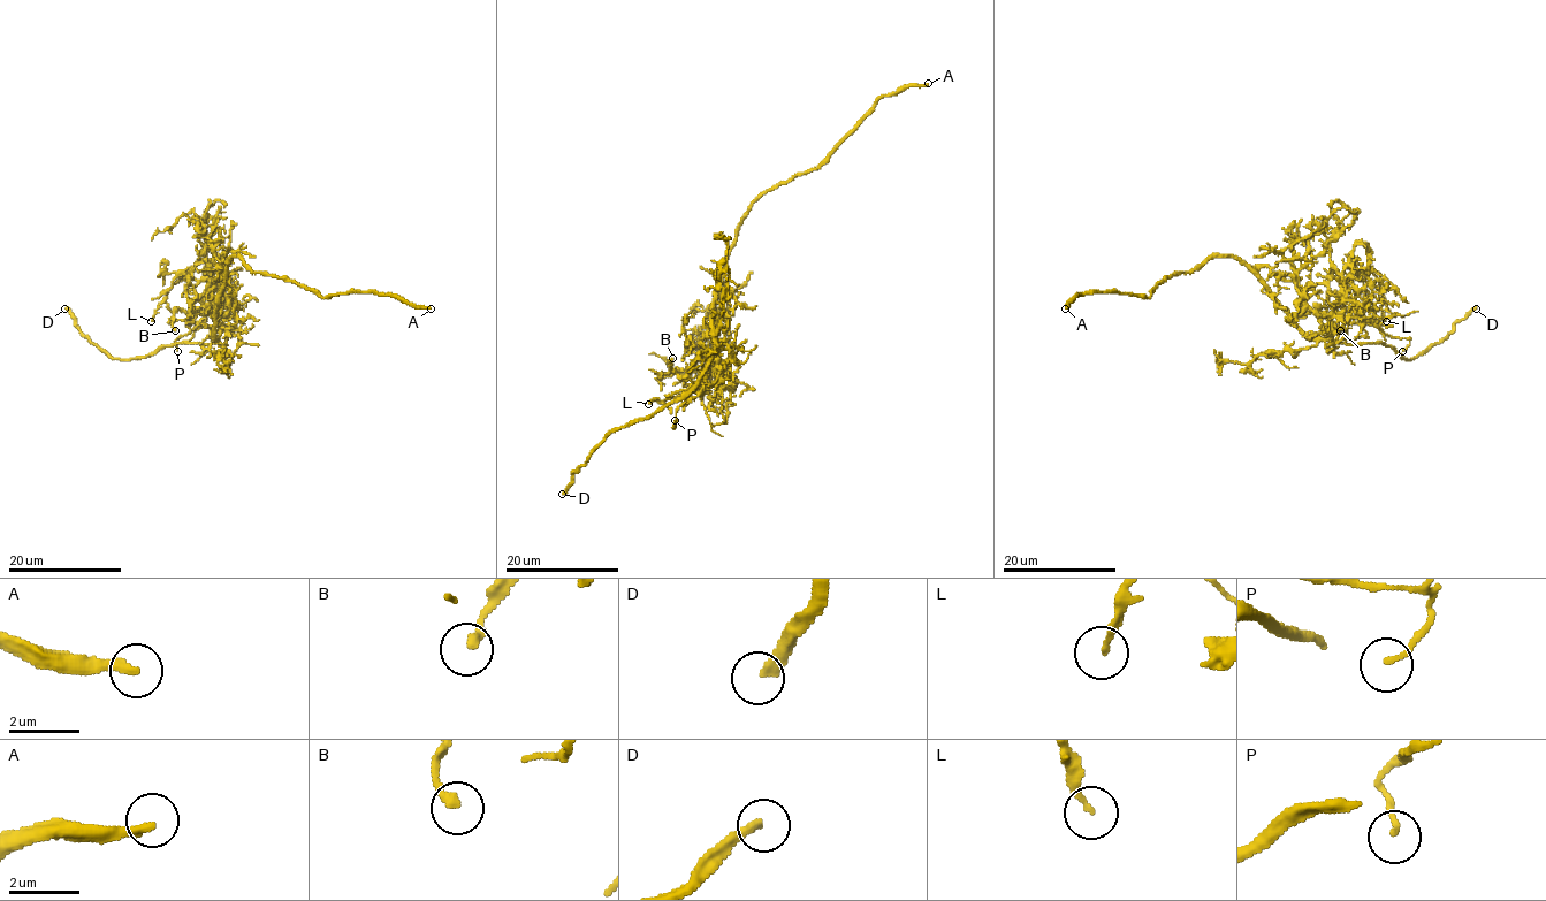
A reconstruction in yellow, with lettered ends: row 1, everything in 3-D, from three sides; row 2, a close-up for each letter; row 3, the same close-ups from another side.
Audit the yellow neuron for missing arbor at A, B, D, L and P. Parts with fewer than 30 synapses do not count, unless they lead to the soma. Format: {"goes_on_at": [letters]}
{"goes_on_at": ["A", "D"]}

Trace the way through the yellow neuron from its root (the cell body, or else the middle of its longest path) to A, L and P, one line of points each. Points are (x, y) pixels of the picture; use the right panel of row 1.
A: (1265, 285), (1238, 260), (1211, 257), (1162, 281), (1149, 297), (1083, 292), (1065, 308)
L: (1265, 285), (1309, 336), (1325, 338), (1340, 296), (1343, 266), (1350, 251), (1363, 244), (1381, 289), (1386, 321)
P: (1265, 285), (1309, 336), (1325, 338), (1343, 283), (1353, 305), (1384, 334), (1409, 341), (1402, 351)

